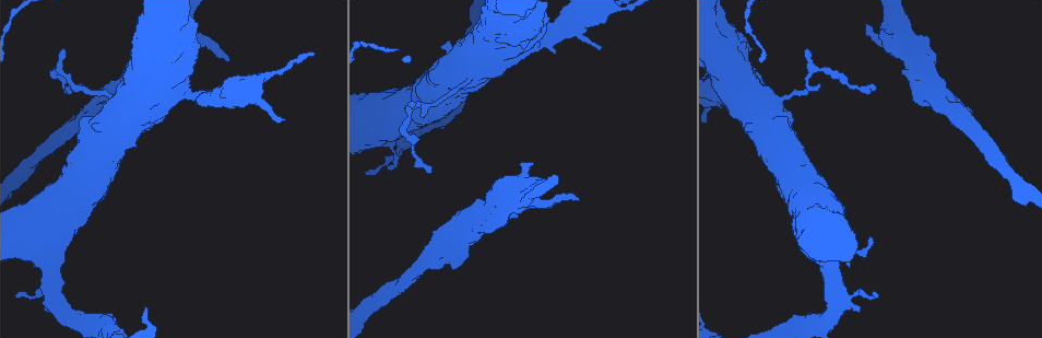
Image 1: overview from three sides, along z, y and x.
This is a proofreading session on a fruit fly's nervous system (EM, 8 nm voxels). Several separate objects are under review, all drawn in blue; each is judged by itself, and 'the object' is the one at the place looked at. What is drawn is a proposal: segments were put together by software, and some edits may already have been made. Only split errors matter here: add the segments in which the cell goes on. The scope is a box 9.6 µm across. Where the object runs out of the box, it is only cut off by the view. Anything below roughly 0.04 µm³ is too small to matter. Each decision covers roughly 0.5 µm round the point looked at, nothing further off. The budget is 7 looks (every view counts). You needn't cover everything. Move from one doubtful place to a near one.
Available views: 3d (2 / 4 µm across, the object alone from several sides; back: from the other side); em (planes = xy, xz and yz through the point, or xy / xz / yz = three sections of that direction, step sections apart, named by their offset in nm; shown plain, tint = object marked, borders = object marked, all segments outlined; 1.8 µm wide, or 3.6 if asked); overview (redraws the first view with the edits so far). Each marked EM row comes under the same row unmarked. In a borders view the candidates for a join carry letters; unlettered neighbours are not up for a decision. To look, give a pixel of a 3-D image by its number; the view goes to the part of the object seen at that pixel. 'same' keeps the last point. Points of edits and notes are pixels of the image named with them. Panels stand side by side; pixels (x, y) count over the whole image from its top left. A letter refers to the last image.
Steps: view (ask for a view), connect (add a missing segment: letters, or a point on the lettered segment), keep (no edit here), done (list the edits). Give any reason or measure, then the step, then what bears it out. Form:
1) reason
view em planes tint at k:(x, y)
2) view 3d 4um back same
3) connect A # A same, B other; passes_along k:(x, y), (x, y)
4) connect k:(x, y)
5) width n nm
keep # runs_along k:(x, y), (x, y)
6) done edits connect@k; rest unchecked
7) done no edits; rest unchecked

a fork
view 3d 4um at 1:(489, 216)

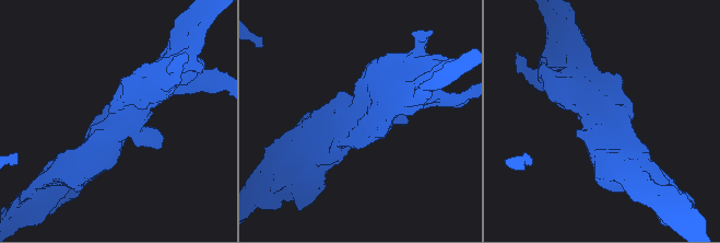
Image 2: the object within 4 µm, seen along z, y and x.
view em 3.6um yz step 16 tint at 2:(112, 131)

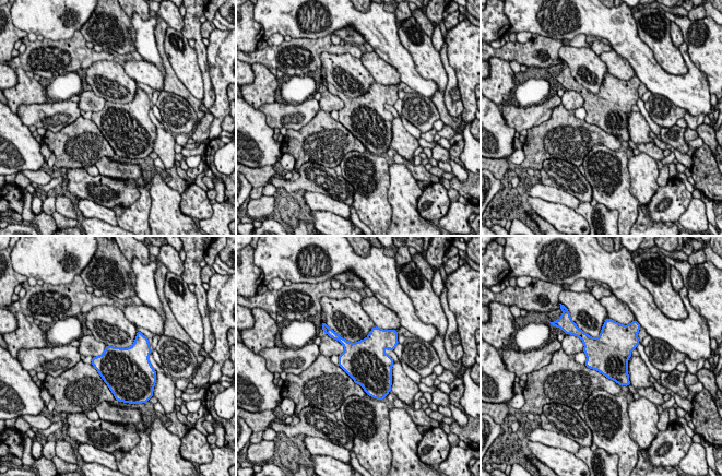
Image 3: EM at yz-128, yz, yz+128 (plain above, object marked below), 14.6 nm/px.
view em 3.6um yz step 16 borders same

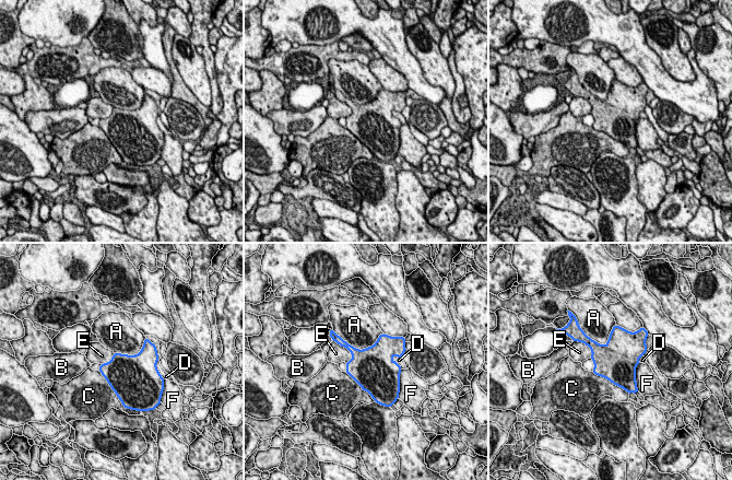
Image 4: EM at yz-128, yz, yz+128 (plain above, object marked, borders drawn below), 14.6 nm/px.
longest_contact C 650 nm
keep # A other, B other, C other, D other, E other, F other; border 4:(382, 332), (363, 349), (341, 337); none of them fits

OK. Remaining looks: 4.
view 3d 4um back at 1:(599, 48)

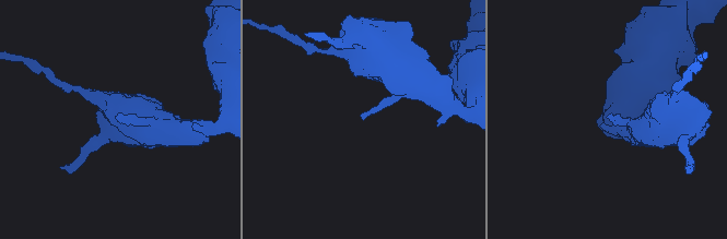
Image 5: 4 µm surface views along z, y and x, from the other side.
view em xy step 16 borders at 5:(610, 117)

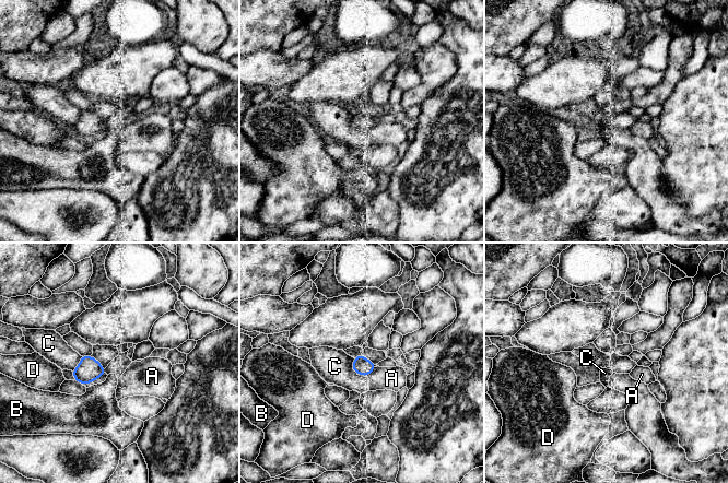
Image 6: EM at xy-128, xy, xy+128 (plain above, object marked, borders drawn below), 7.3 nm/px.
cut it another way
view em xz step 16 borders same

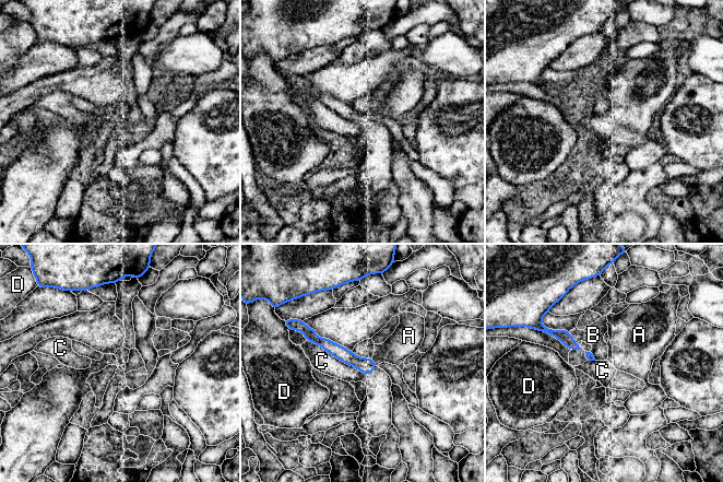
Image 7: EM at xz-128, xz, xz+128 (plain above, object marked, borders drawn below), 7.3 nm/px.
width 110 nm
keep # A other, B other, C other, D other; runs_along 7:(307, 332), (352, 360), (372, 365); none of them fits

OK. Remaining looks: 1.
branch stops here
view em planes borders at 1:(859, 309)

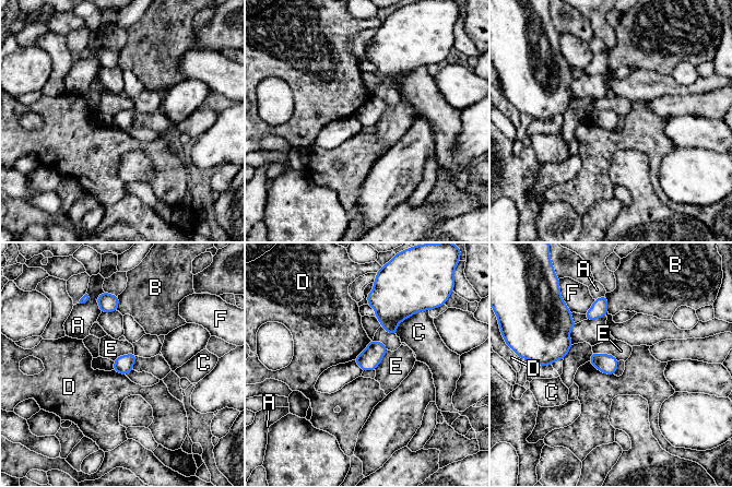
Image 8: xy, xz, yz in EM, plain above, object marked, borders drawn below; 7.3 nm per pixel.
keep # A other, B other, C other, D other, E other, F other; border 8:(592, 351), (611, 354), (618, 360); no lettered segment goes on from it

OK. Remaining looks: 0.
done no edits; rest unchecked

